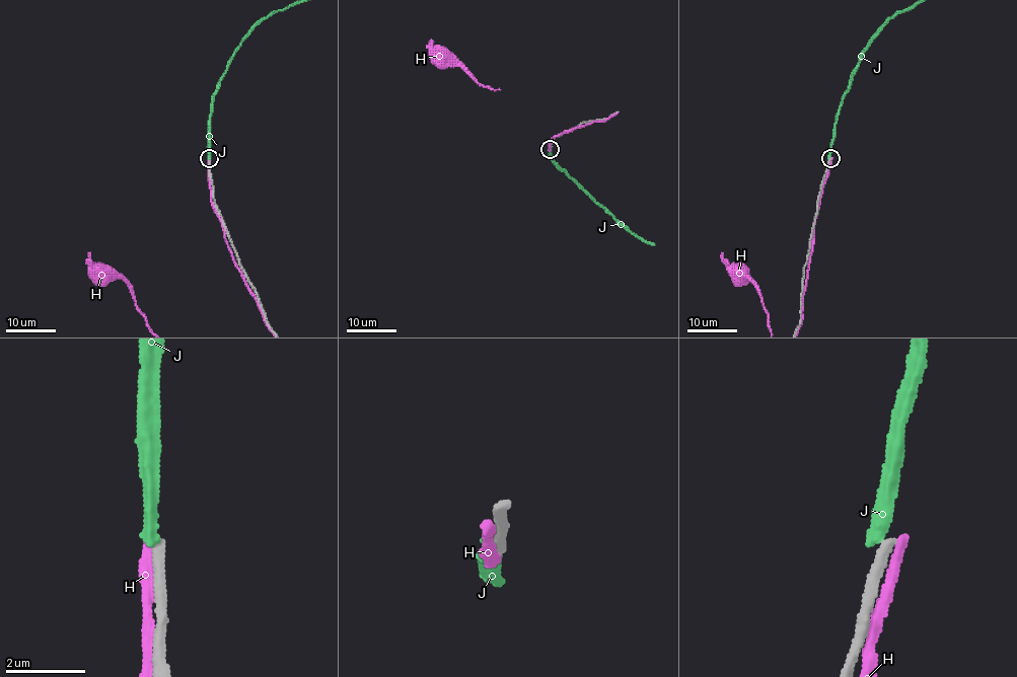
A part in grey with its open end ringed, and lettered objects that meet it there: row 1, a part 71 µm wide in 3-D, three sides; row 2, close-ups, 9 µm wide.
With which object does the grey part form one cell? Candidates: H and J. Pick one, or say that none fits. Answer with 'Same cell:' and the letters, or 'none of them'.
Same cell: none of them

